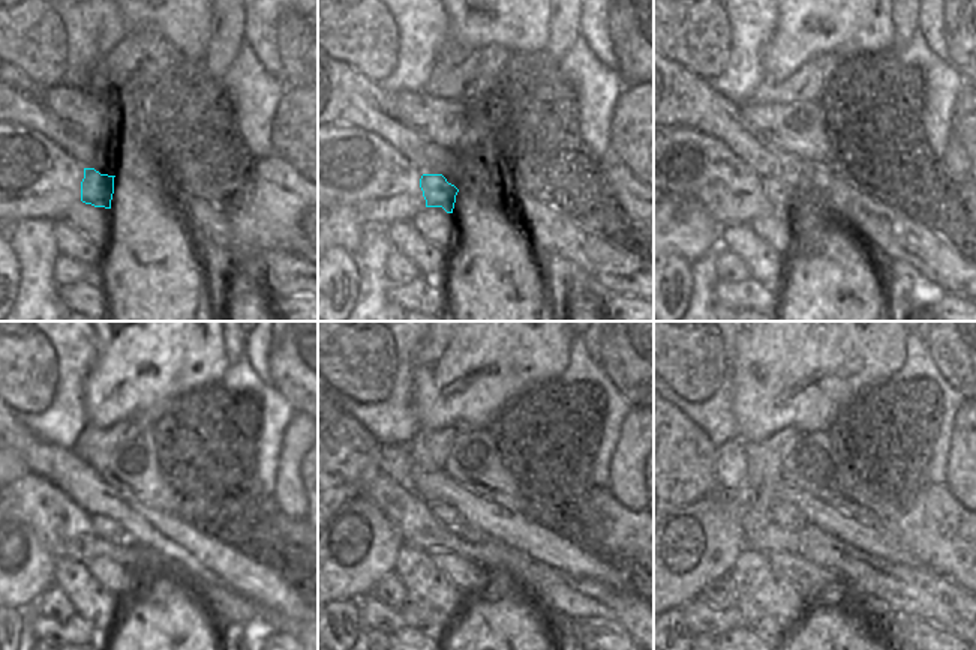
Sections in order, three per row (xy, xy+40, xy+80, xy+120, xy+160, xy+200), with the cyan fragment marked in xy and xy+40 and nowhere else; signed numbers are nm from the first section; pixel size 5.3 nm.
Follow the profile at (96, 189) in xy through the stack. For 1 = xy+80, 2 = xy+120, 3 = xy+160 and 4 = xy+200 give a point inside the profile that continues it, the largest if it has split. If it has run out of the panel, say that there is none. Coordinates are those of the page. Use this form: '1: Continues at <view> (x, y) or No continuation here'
1: Continues at xy+80 (780, 194)
2: Continues at xy+120 (108, 529)
3: Continues at xy+160 (449, 517)
4: Continues at xy+200 (784, 514).

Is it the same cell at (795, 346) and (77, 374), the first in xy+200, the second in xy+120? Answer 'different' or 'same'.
different

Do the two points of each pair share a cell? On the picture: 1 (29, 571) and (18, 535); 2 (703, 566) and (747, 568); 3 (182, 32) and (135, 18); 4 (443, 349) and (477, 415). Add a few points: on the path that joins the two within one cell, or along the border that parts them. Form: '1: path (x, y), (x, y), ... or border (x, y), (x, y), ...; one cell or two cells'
1: path (20, 562), (18, 544); one cell
2: border (744, 547), (727, 572); two cells
3: path (170, 20), (147, 18); one cell
4: path (459, 365), (462, 368), (462, 380), (477, 398); one cell

